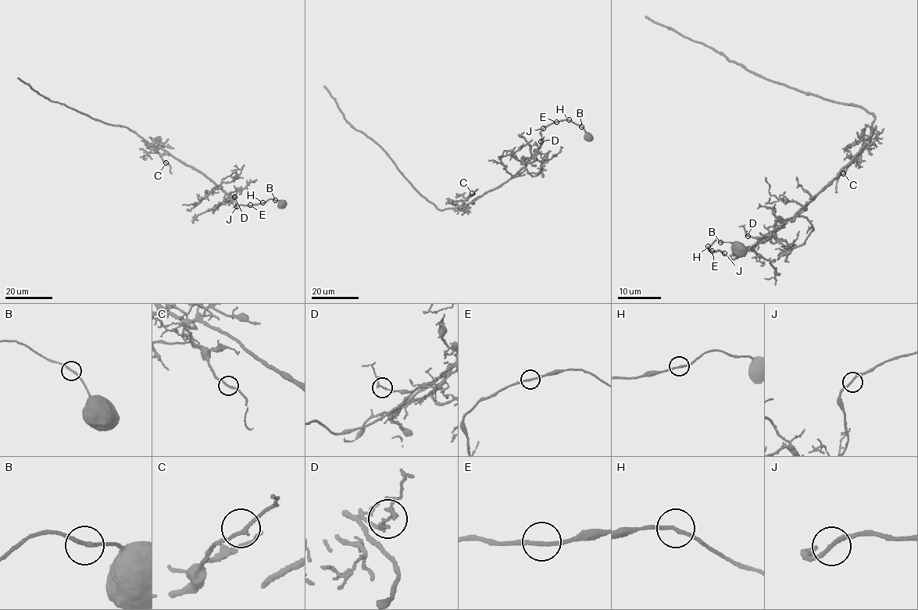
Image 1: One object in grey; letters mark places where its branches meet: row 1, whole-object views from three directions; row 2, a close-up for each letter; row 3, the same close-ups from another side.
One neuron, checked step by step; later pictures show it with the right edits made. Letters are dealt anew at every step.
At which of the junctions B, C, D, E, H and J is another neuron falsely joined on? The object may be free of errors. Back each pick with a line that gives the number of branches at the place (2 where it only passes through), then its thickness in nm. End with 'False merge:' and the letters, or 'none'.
False merge: none

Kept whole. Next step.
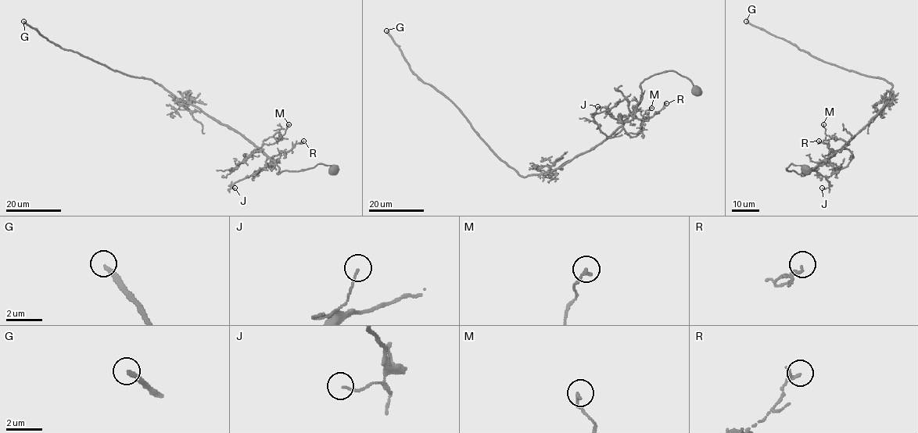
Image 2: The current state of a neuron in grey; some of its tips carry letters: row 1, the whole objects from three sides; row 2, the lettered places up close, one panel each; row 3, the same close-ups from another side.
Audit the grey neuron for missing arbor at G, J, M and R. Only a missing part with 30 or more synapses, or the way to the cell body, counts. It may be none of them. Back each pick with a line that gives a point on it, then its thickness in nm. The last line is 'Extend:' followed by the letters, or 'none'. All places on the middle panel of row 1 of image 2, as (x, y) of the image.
G: (386, 30) | 240 nm
Extend: G

